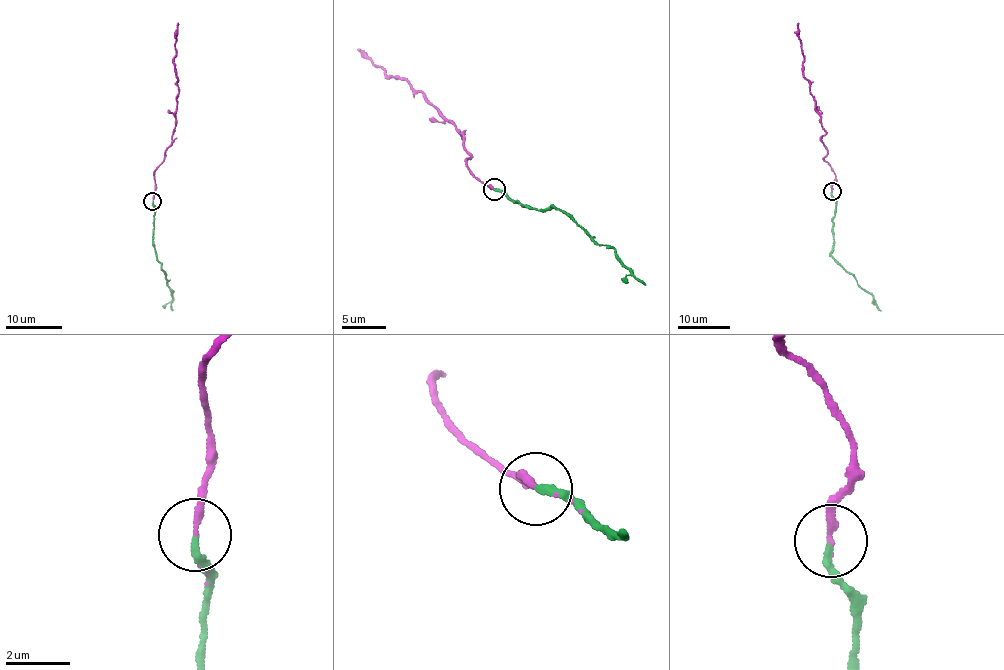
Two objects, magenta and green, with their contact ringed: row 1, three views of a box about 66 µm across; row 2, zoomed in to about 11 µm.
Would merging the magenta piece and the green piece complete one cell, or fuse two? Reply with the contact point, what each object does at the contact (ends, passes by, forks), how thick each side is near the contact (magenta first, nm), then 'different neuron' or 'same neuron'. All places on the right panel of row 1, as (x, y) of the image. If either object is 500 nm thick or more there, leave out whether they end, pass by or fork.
at (832, 191); magenta ends there; green ends there; 200 nm thick on the magenta side, 220 nm on the other; same neuron

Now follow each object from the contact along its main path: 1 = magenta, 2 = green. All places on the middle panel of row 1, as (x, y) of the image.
1: (493, 190), (474, 177), (466, 161), (471, 156), (456, 125), (421, 92), (386, 75), (358, 50)
2: (493, 190), (544, 212), (554, 207), (596, 243), (614, 249), (627, 269), (646, 284)

